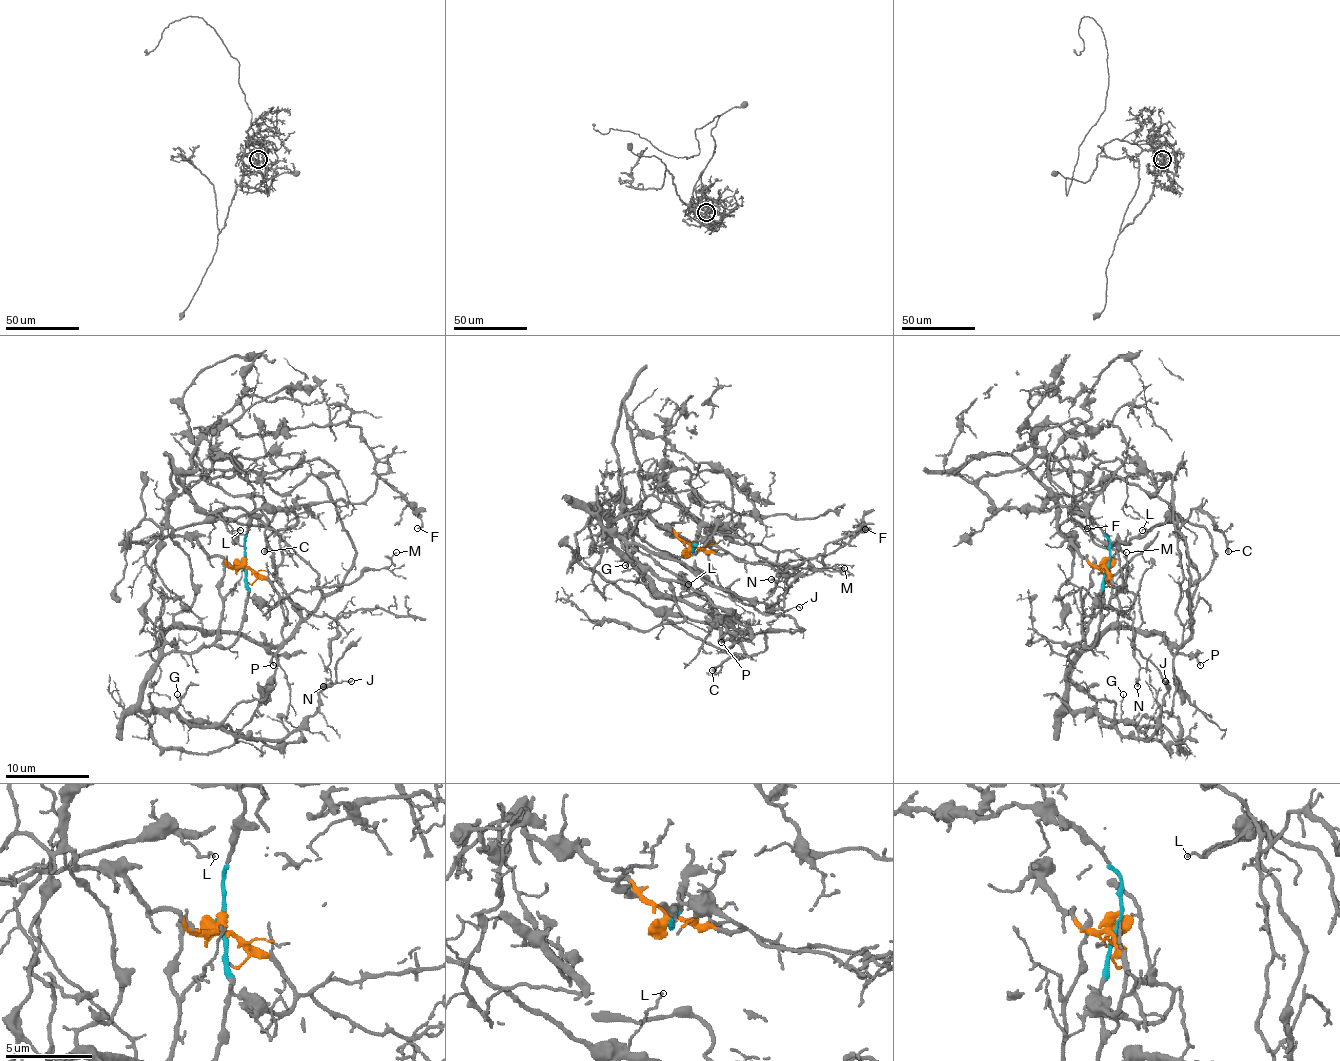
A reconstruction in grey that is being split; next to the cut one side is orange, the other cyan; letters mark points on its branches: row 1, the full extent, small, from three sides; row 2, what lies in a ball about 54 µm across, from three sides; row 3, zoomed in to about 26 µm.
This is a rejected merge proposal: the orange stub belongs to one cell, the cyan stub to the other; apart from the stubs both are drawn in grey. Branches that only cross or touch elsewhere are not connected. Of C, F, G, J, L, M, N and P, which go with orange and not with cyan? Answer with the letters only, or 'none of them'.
C, F, L, M, N

